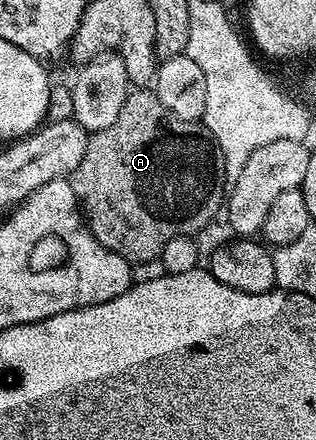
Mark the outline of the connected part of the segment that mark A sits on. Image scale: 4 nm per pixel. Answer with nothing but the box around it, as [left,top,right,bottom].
[68,90,224,266]

